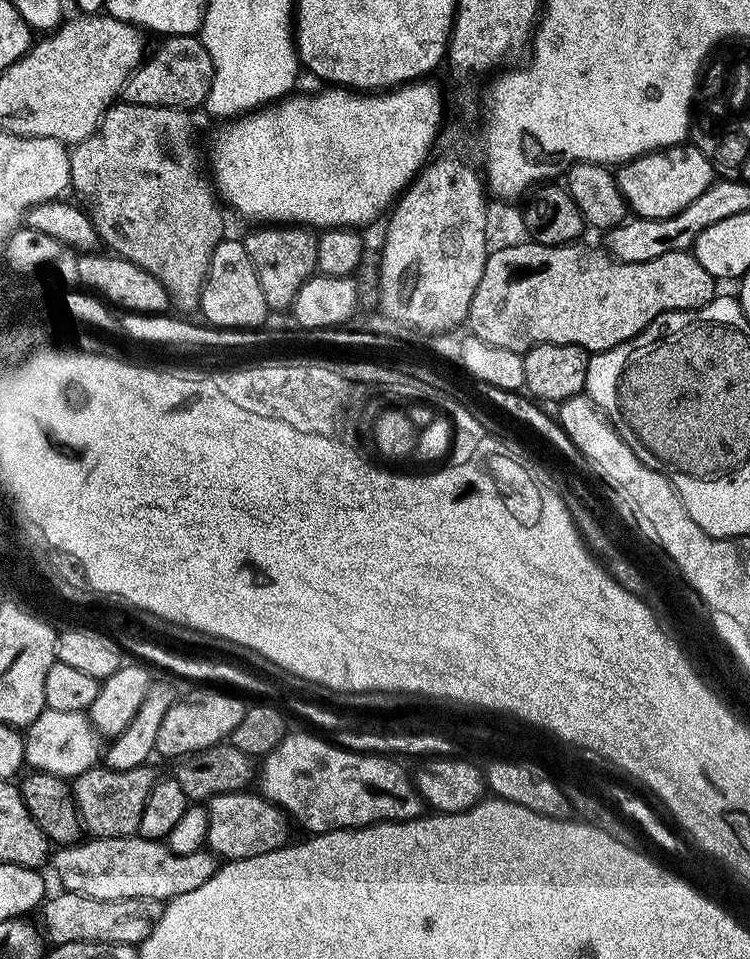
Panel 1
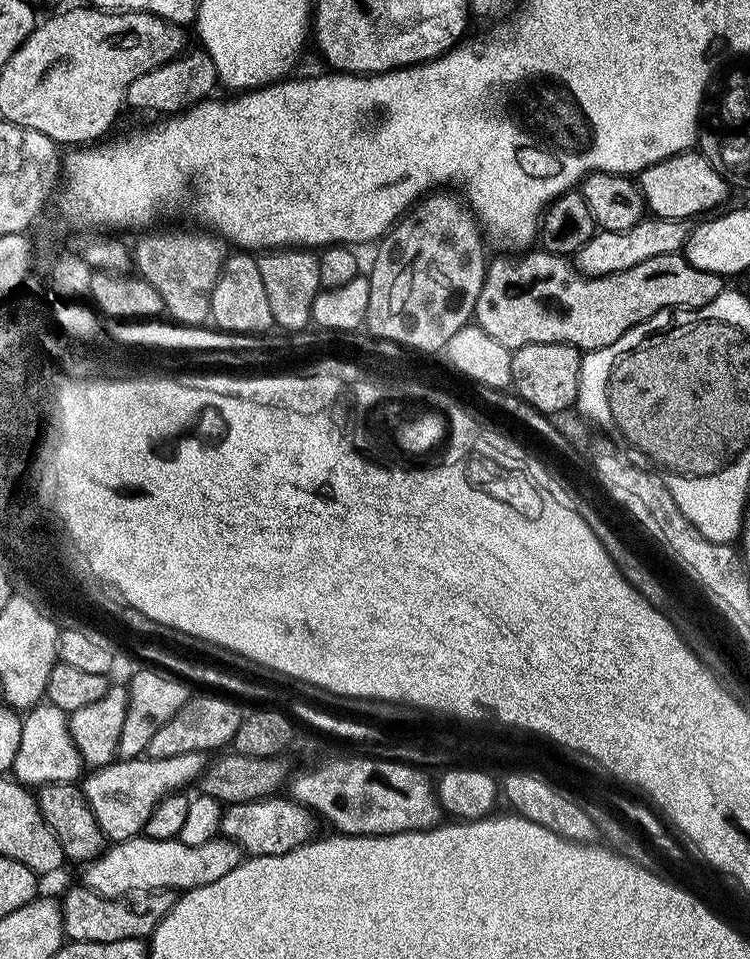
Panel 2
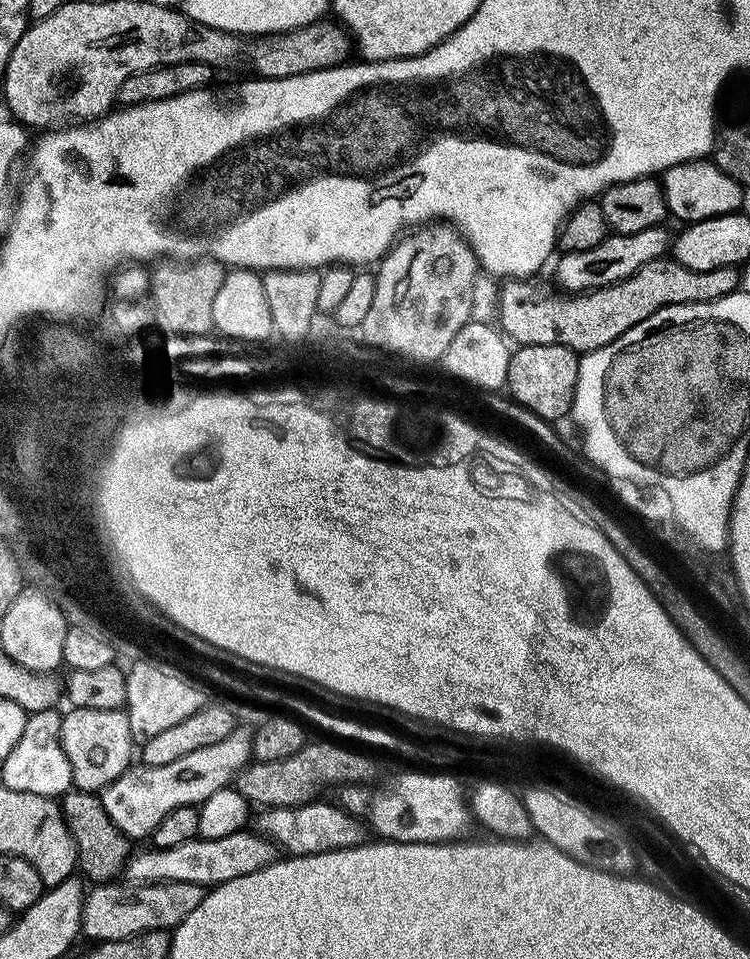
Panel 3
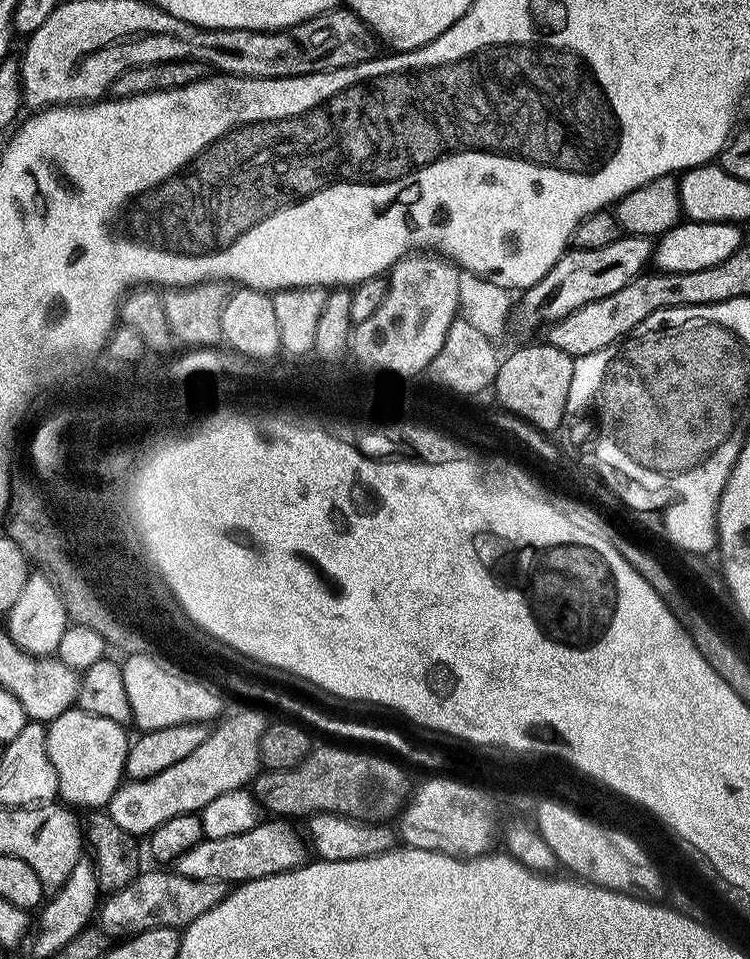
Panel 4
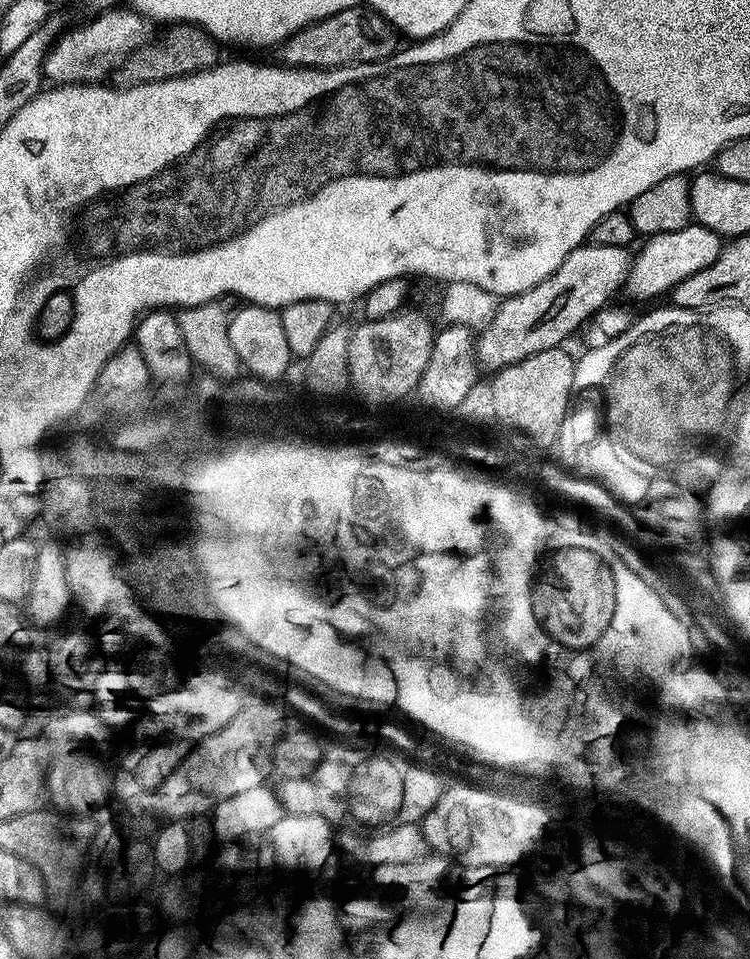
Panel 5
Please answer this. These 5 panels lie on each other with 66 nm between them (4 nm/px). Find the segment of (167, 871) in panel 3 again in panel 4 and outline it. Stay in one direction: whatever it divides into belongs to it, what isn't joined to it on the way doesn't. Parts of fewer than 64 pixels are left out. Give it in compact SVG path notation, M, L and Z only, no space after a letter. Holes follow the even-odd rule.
M274 818L261 821L242 834L227 838L205 838L198 846L180 855L174 862L174 870L190 879L208 879L227 884L244 883L269 877L270 874L284 873L299 868L307 861L308 846L305 839L289 825L289 821Z

